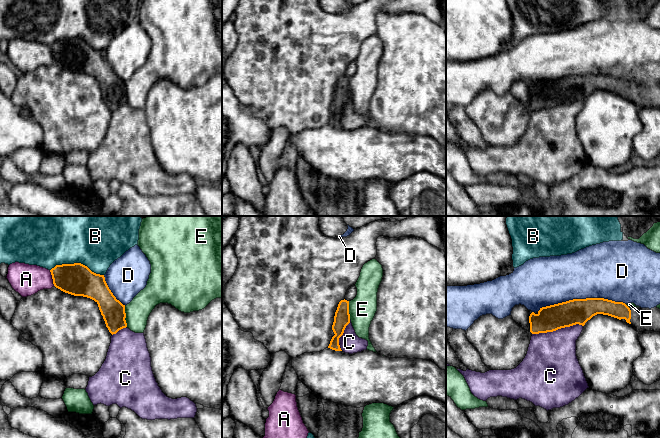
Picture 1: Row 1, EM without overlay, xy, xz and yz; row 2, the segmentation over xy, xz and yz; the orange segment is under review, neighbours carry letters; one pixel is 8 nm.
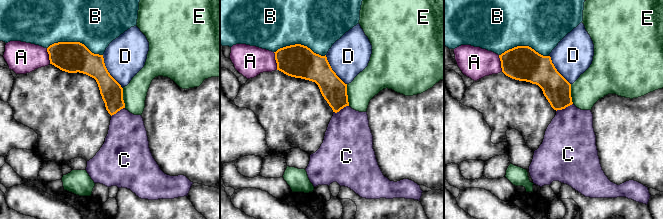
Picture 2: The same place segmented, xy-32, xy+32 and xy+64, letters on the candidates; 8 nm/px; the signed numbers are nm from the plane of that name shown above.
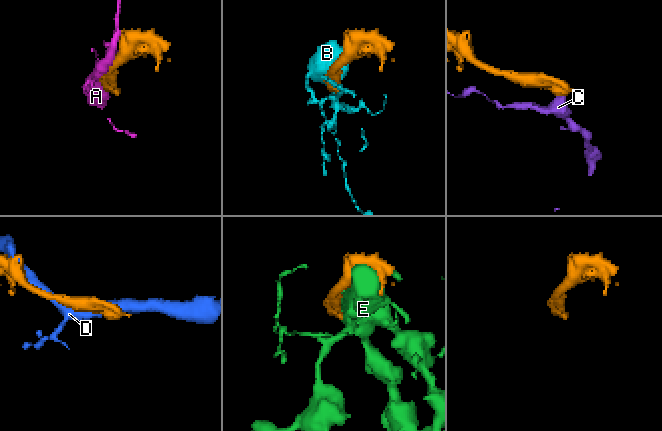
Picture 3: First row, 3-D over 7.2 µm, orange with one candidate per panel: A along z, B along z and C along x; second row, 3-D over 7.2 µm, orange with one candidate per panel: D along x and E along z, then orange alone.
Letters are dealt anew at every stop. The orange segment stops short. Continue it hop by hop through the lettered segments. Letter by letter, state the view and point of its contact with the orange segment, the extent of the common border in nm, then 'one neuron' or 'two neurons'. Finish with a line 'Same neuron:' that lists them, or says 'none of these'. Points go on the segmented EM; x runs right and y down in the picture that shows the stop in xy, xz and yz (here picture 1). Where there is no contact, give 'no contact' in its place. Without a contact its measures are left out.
A: xy (52, 278) | 130 nm | two neurons
B: xy (77, 263) | 440 nm | two neurons
C: yz (557, 329) | 420 nm | two neurons
D: yz (581, 299) | 700 nm | two neurons
E: xy (125, 316) | 170 nm | two neurons
Same neuron: none of these

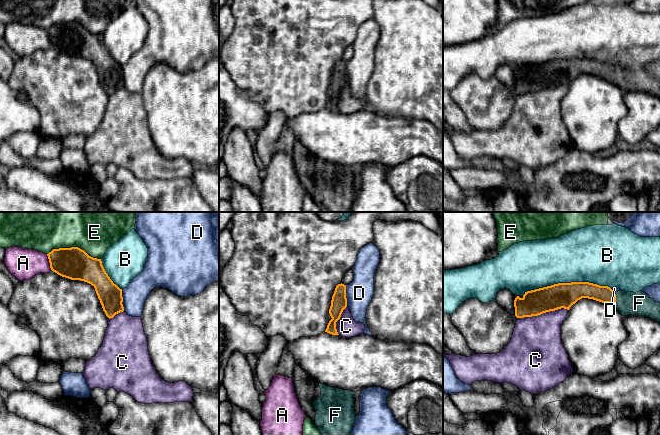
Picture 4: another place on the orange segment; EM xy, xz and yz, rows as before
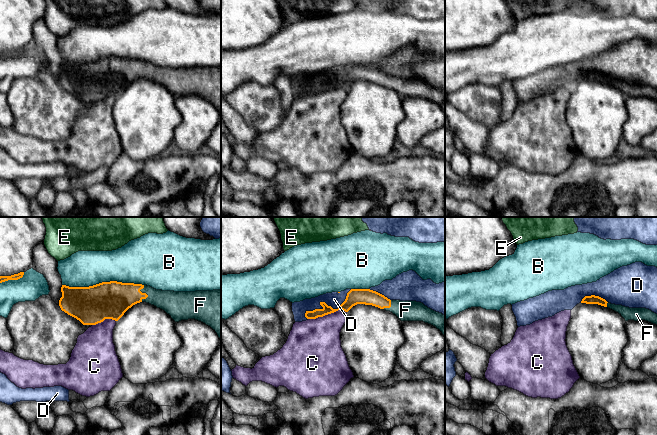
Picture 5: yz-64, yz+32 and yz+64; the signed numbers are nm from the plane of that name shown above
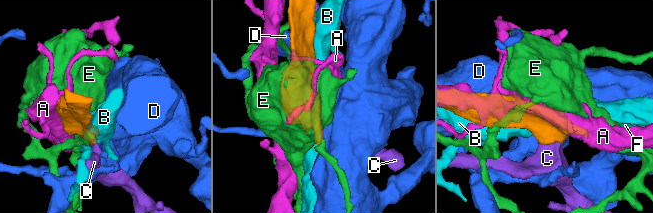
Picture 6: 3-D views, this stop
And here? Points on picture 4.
A: xy (49, 262) | 130 nm | two neurons
B: yz (566, 283) | 700 nm | two neurons
C: yz (542, 313) | 420 nm | two neurons
D: xy (122, 300) | 170 nm | two neurons
E: xy (74, 247) | 440 nm | two neurons
F: yz (615, 299) | 140 nm | one neuron
Same neuron: F

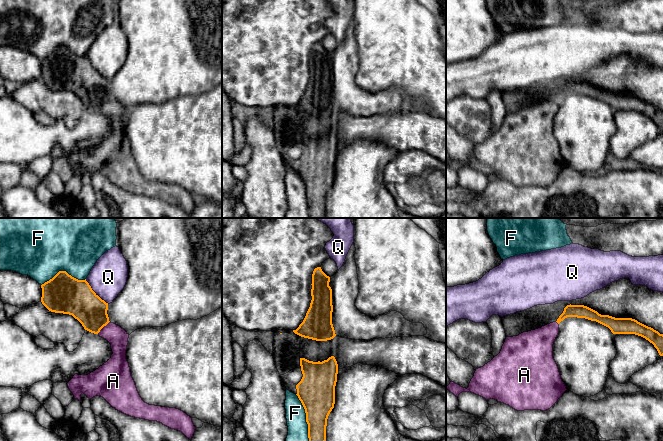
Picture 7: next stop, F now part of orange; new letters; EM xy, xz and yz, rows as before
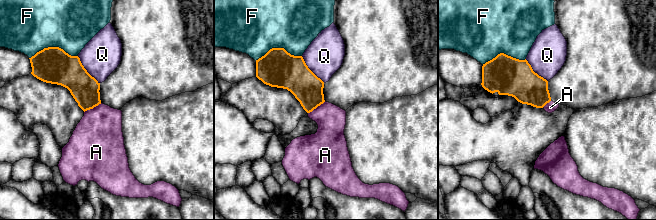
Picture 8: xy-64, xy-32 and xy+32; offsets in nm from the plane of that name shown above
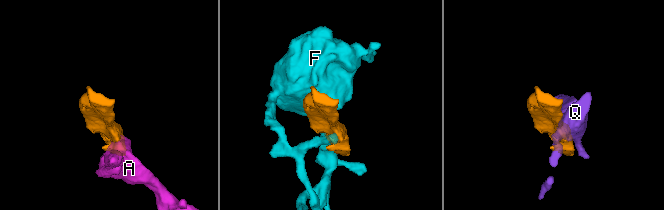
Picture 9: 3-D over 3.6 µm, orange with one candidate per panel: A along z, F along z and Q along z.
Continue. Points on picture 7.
A: xy (103, 326) | 140 nm | two neurons
F: xz (306, 417) | 400 nm | two neurons
Q: xy (94, 292) | 280 nm | two neurons
Same neuron: none of these

